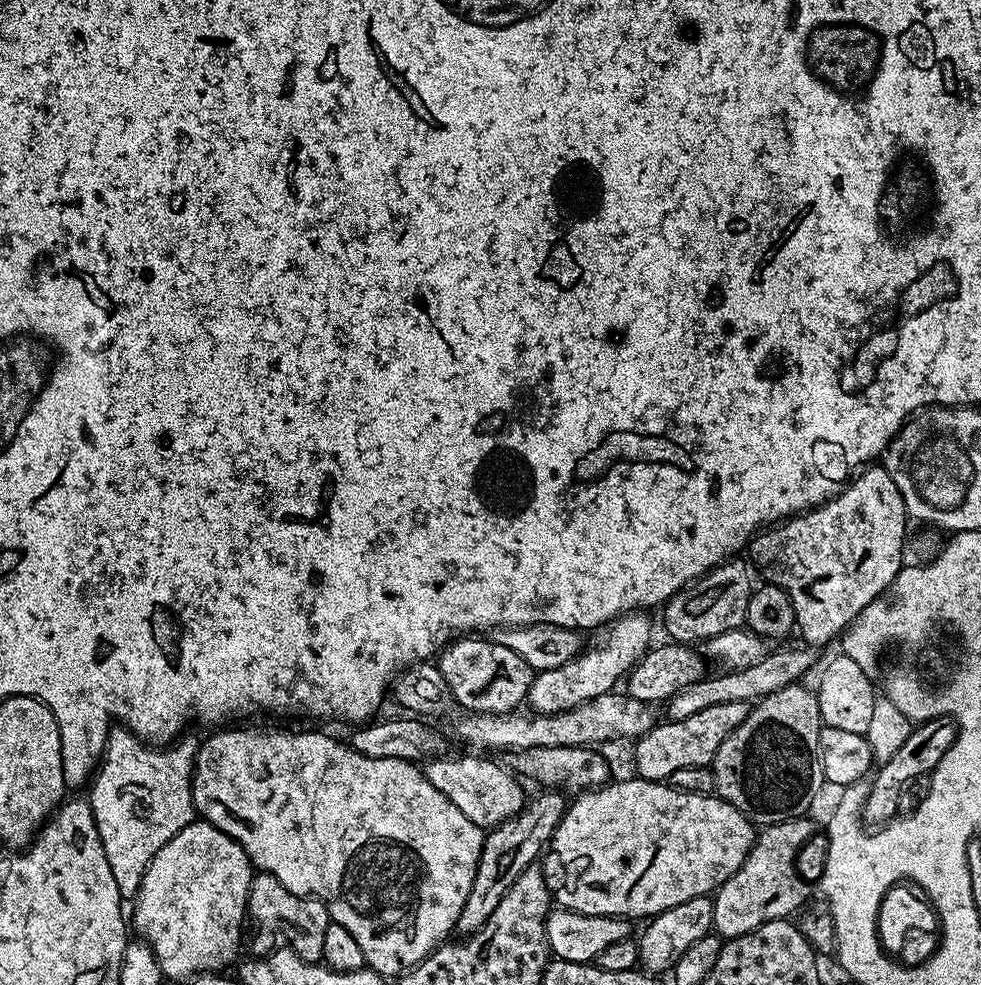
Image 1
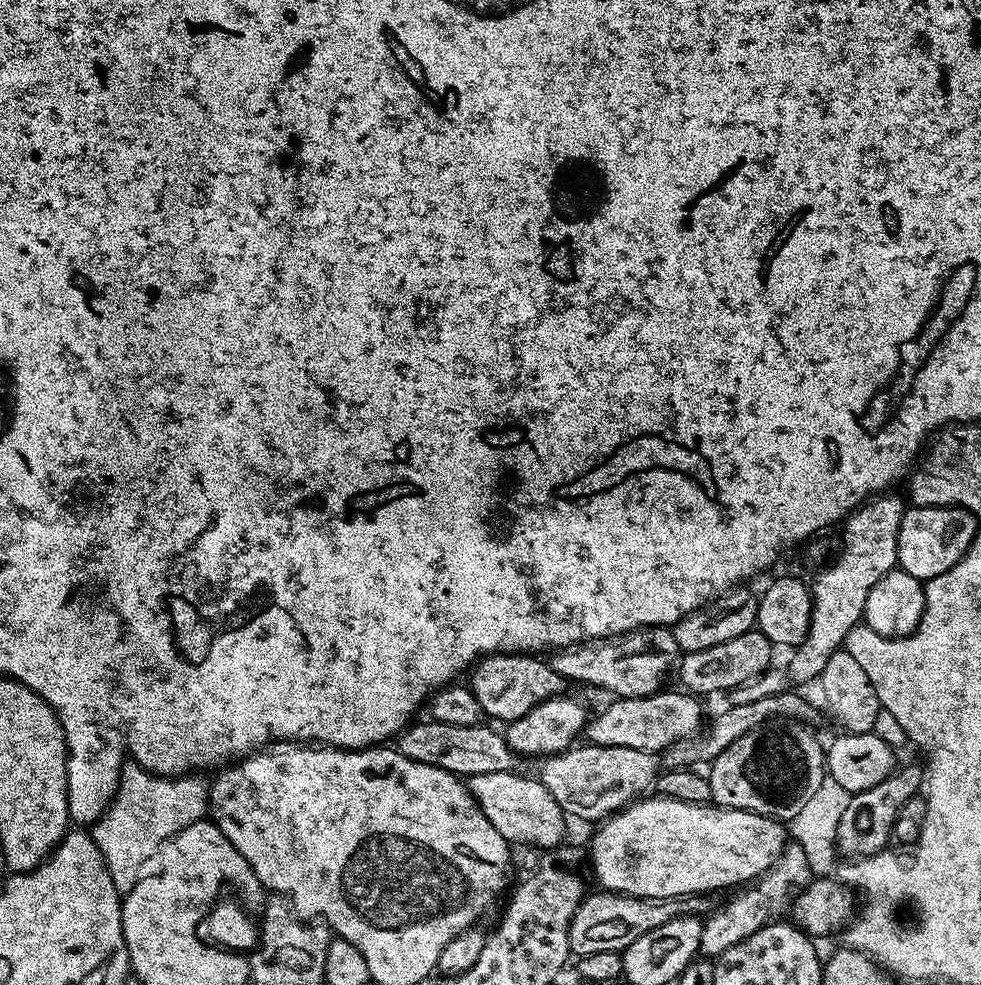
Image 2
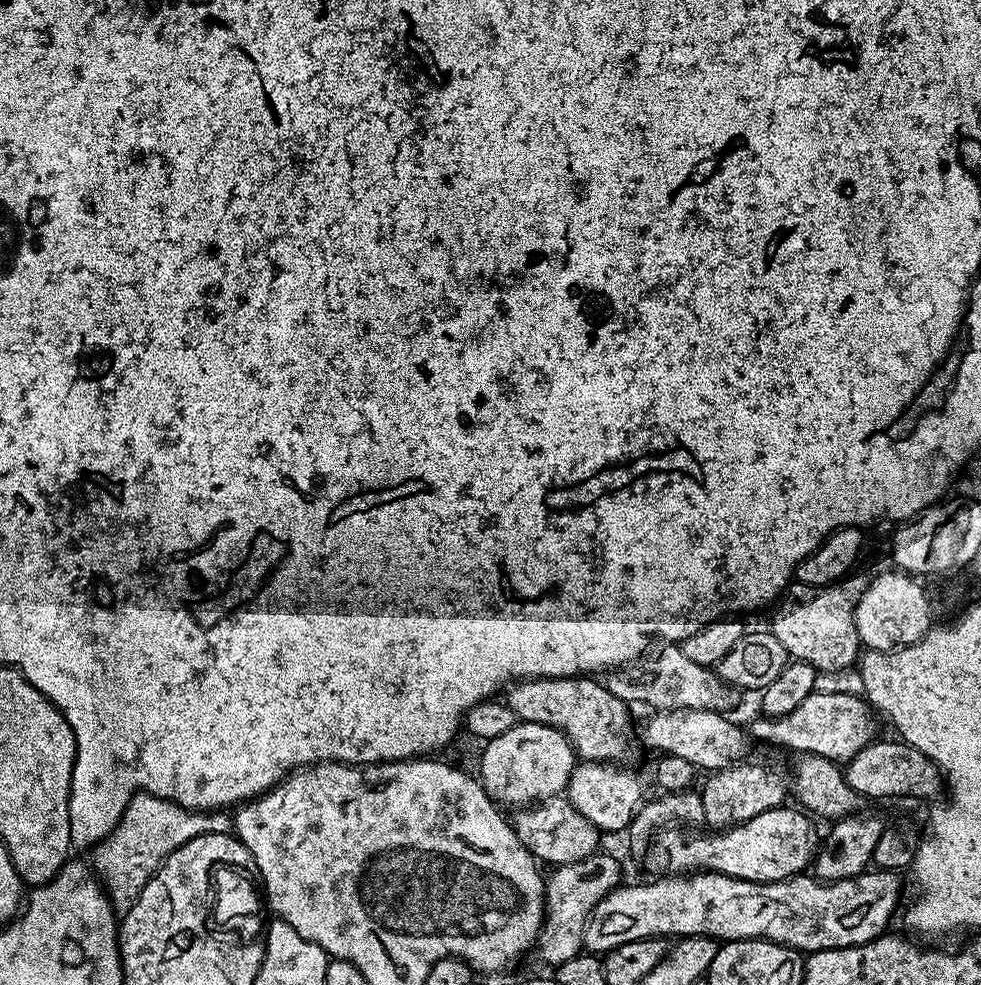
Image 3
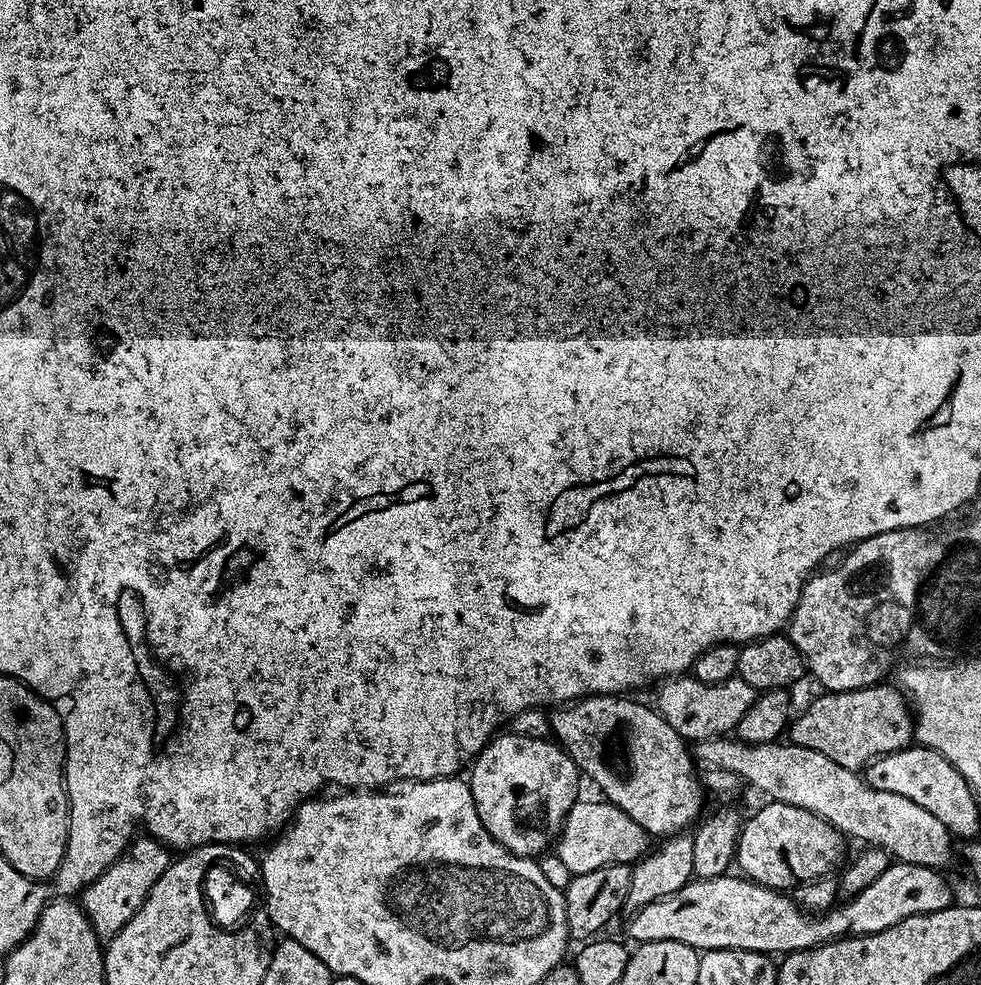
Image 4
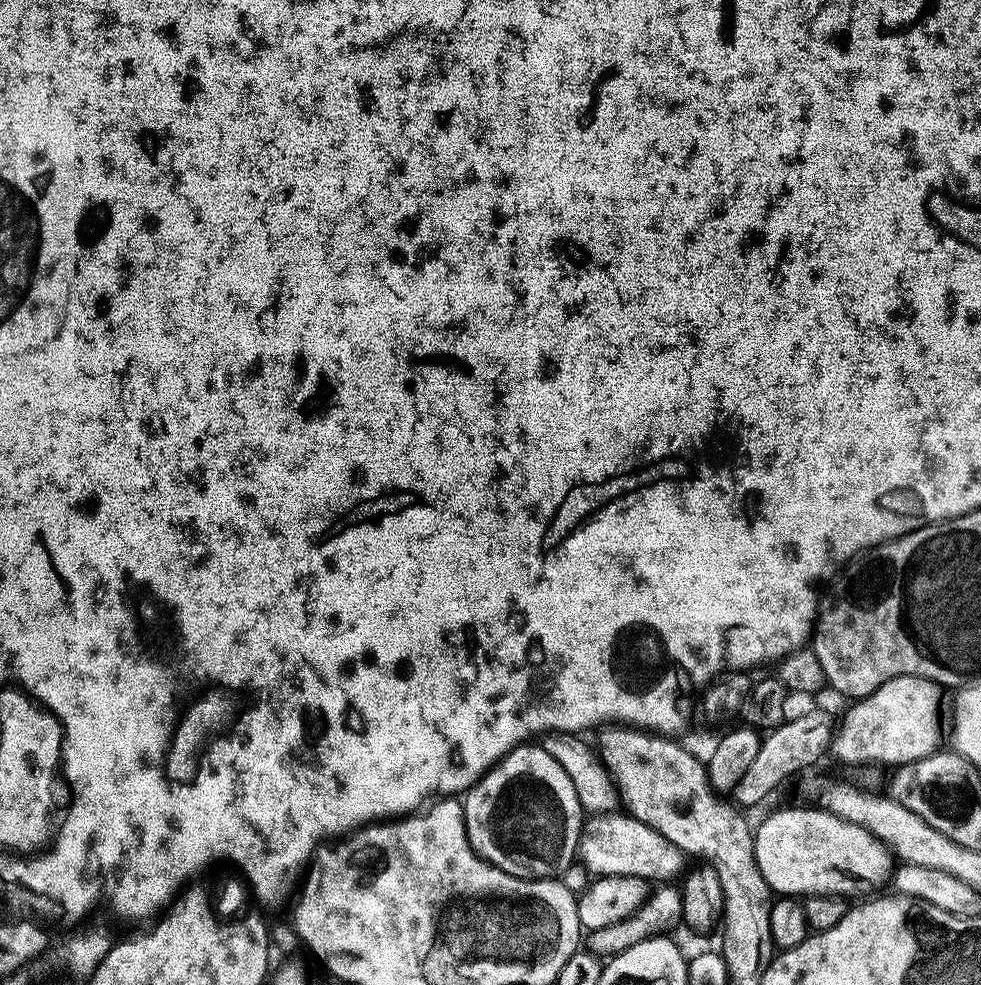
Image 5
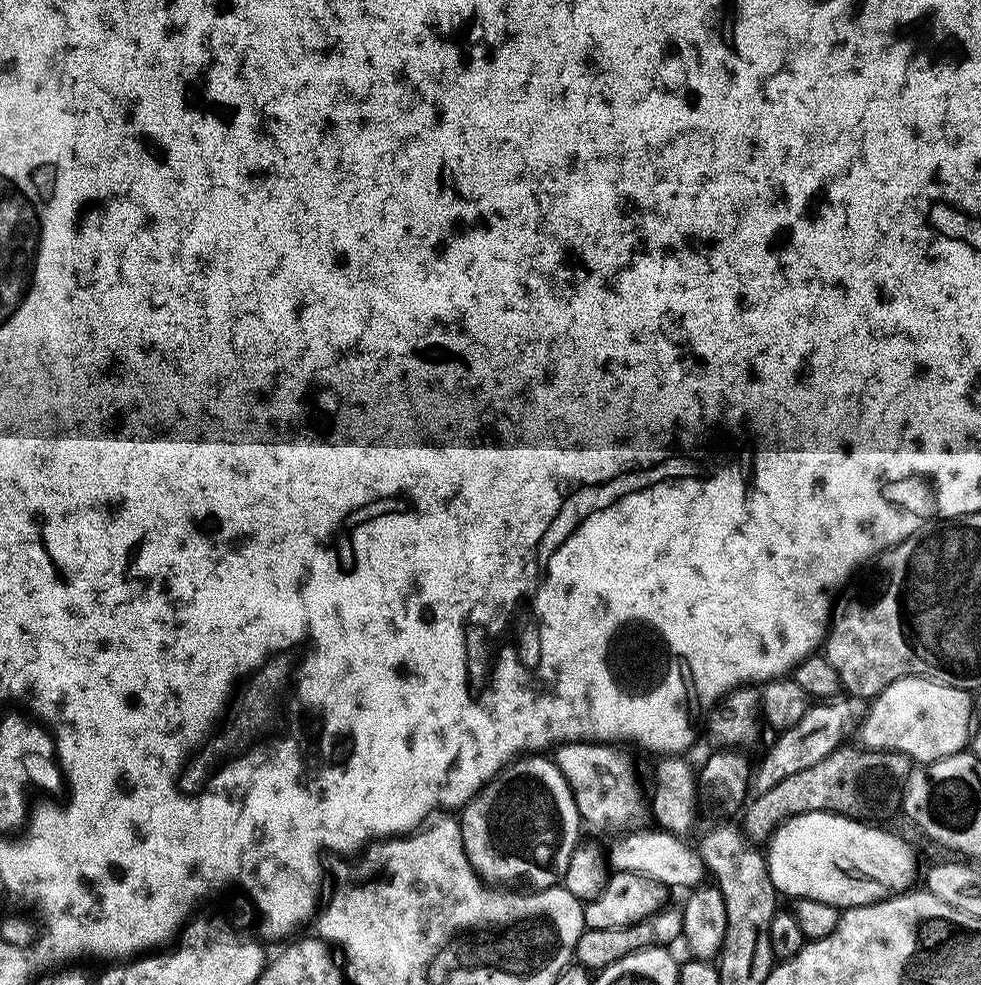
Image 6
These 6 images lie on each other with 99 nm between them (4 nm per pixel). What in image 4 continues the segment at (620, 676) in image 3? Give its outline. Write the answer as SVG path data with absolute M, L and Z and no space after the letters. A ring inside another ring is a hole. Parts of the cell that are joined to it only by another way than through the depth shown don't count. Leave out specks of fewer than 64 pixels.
M691 674L665 679L659 688L660 693L654 701L655 707L686 742L711 740L731 733L742 722L742 718L748 713L748 708L755 703L758 695L758 689L739 678L703 684Z

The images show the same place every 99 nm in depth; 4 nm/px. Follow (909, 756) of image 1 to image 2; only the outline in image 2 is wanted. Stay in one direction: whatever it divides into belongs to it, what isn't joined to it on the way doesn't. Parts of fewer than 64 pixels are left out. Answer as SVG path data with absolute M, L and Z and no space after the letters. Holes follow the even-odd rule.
M908 764L904 769L893 770L878 786L870 786L870 790L852 793L847 809L838 821L835 851L849 861L865 860L885 851L893 843L892 831L894 822L900 817L904 803L914 798L925 783L925 769L916 764Z

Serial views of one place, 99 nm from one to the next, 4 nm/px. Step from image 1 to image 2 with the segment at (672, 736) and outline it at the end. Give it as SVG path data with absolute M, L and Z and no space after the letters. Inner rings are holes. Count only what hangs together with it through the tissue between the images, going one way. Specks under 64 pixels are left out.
M791 690L780 692L776 696L770 698L758 698L758 702L746 702L745 704L728 704L725 712L720 712L712 720L712 725L705 727L695 738L690 740L680 740L673 748L663 753L662 764L665 769L683 768L685 766L700 766L703 762L710 762L718 754L722 754L722 750L726 750L726 746L730 746L730 742L738 742L738 738L742 738L742 734L746 734L750 730L759 728L762 724L776 722L779 720L795 720L797 722L807 721L808 704L800 696L795 696Z

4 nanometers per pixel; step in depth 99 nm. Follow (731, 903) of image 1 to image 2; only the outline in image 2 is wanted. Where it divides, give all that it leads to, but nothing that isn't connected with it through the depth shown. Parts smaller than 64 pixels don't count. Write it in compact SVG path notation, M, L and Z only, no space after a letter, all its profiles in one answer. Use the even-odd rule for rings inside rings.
M795 842L789 843L770 871L764 873L755 882L749 883L743 890L737 891L735 893L737 896L733 898L732 904L726 905L712 917L704 920L700 952L708 958L721 956L727 948L742 942L773 918L779 917L776 915L784 907L785 911L795 901L797 893L801 892L809 882L810 873L802 846Z

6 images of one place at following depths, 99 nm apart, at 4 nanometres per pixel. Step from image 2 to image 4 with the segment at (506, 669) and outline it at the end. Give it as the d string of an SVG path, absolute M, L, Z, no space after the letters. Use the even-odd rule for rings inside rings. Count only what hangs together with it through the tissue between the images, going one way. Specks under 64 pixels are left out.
M631 695L585 696L575 703L568 702L557 707L550 716L551 735L576 763L577 769L605 792L603 795L607 803L617 804L626 815L634 818L634 822L638 822L638 826L644 828L649 837L675 836L688 827L691 829L701 819L700 807L704 804L706 789L700 782L698 768L692 765L689 745L680 737L678 730L674 730L674 726L670 726L655 707L647 708L628 696Z

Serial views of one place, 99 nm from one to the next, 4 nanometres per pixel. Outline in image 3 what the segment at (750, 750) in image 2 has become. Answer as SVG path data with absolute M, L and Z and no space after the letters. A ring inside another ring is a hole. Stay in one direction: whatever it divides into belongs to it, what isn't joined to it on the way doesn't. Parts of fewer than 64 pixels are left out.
M745 758L738 764L732 764L728 768L722 768L719 772L711 773L705 782L704 788L699 789L702 798L702 810L706 810L704 824L712 830L727 830L735 824L745 824L750 818L762 814L771 808L783 808L787 796L790 796L790 776L784 773L784 768L780 764L763 764L760 760Z

